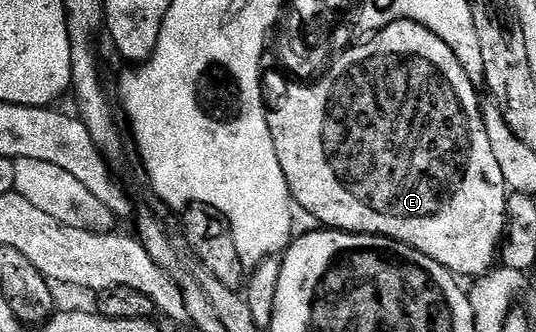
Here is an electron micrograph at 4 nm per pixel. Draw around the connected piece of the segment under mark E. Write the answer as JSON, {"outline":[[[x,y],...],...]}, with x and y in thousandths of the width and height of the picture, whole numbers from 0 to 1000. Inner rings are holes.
{"outline":[[[744,54],[735,60],[701,114],[687,120],[679,139],[662,139],[657,151],[647,151],[625,187],[625,223],[610,223],[597,247],[588,247],[580,262],[573,259],[543,259],[535,271],[535,286],[528,295],[528,310],[515,331],[507,328],[498,349],[502,373],[502,398],[509,410],[509,446],[517,446],[517,482],[524,482],[524,518],[532,518],[532,542],[543,569],[543,590],[549,608],[580,639],[582,651],[595,666],[597,684],[616,687],[621,693],[642,693],[646,705],[701,705],[713,717],[731,717],[748,735],[756,735],[763,747],[771,747],[778,759],[785,759],[793,771],[800,771],[800,783],[815,783],[815,795],[823,795],[832,813],[854,831],[858,840],[888,843],[899,837],[901,828],[914,822],[927,789],[927,768],[935,753],[935,732],[942,714],[946,690],[946,602],[950,575],[942,554],[942,530],[935,530],[935,503],[929,500],[927,482],[920,470],[920,443],[912,434],[912,398],[905,398],[905,373],[901,370],[901,334],[897,328],[897,292],[890,274],[888,250],[875,241],[875,229],[868,229],[868,205],[853,181],[853,169],[845,169],[845,145],[838,145],[838,133],[830,133],[830,120],[823,120],[823,108],[815,108],[808,96],[800,96],[800,84],[793,84],[785,72],[767,66],[759,54]]]}

